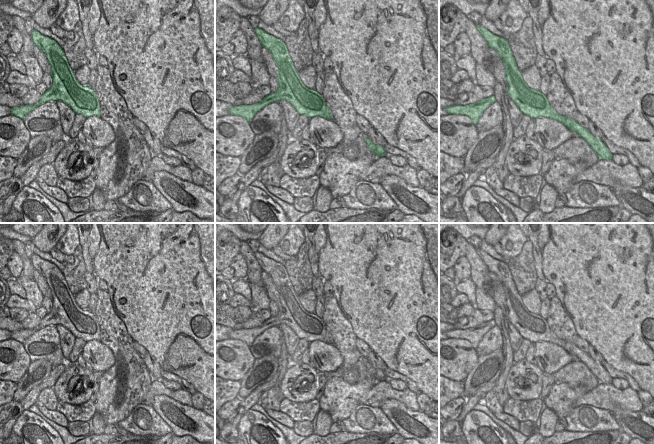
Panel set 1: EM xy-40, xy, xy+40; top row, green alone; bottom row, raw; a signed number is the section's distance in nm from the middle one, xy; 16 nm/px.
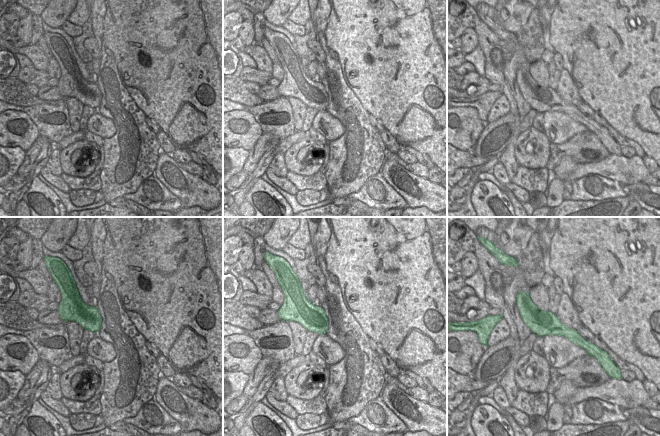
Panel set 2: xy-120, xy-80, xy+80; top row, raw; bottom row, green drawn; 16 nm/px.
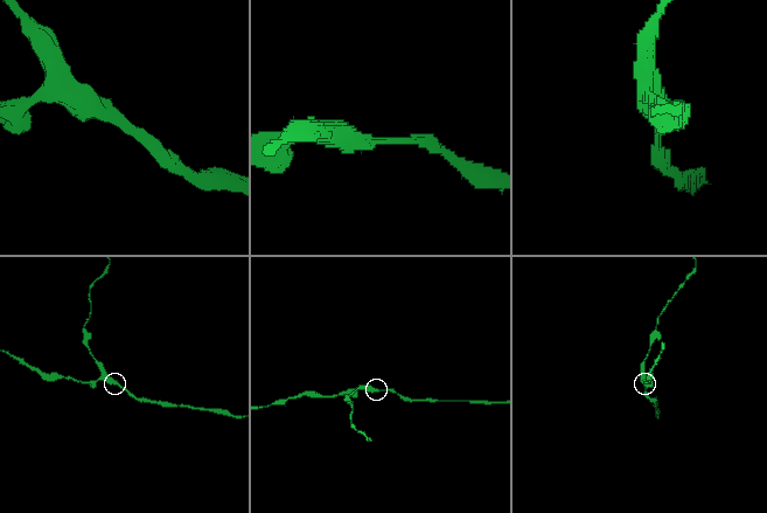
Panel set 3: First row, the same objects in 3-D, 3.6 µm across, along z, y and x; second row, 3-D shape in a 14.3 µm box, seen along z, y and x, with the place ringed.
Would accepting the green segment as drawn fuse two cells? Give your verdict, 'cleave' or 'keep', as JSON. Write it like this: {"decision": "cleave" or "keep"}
{"decision": "keep"}

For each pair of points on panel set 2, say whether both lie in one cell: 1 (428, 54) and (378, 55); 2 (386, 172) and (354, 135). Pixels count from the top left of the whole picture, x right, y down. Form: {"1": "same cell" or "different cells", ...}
{"1": "same cell", "2": "different cells"}

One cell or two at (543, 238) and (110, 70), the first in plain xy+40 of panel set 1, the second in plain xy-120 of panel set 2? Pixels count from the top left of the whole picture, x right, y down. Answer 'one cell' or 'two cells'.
one cell

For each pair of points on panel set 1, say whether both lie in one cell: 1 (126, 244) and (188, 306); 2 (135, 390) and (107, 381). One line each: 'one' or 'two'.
1: one
2: one

